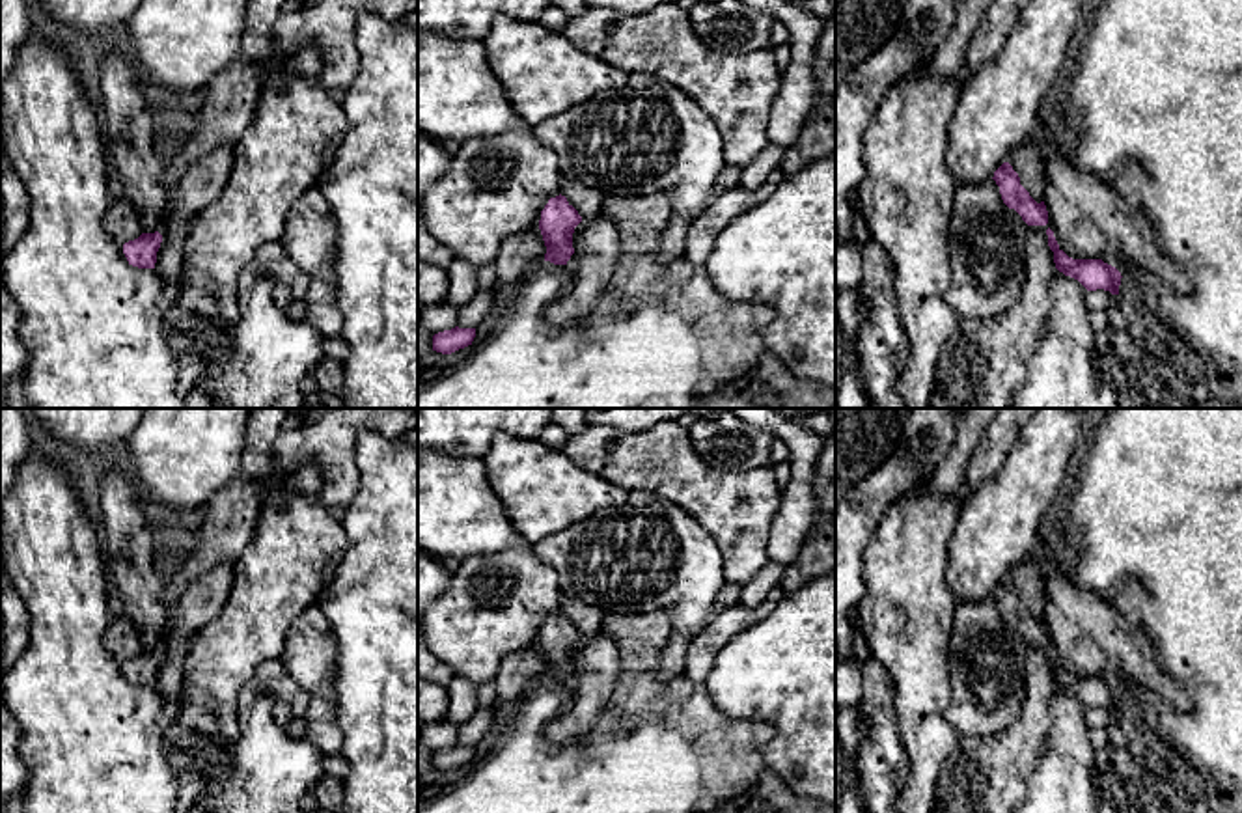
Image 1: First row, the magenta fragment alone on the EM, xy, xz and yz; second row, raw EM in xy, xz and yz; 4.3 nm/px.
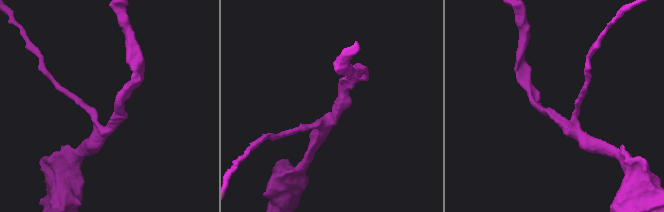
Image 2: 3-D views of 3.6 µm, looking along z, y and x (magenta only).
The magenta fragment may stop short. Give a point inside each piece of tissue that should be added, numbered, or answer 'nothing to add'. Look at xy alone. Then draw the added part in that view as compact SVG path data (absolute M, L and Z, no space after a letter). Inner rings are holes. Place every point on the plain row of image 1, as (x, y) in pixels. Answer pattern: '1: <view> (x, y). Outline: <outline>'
nothing to add

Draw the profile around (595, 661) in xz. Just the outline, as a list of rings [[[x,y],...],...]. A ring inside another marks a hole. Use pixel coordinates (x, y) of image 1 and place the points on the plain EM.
[[[612,638],[580,640],[573,651],[574,671],[567,679],[567,703],[545,737],[558,744],[587,744],[606,729],[606,705],[617,682],[619,653]]]

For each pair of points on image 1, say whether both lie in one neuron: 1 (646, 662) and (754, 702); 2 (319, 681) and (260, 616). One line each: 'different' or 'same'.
1: different
2: different

